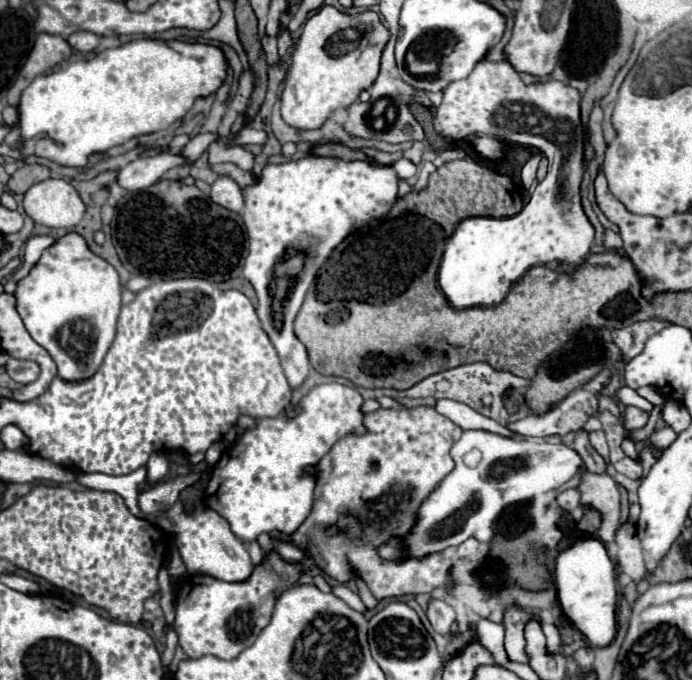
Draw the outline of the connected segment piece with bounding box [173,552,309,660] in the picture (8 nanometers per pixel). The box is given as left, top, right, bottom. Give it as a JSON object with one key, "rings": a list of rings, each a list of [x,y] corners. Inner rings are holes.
{"rings":[[[271,552],[269,556],[265,556],[265,562],[261,566],[255,566],[247,582],[229,584],[203,574],[191,576],[189,582],[177,592],[173,630],[179,636],[179,646],[189,658],[201,658],[207,654],[221,660],[237,658],[269,624],[279,594],[285,588],[293,586],[301,570],[307,566],[309,562],[287,564],[279,554]]]}

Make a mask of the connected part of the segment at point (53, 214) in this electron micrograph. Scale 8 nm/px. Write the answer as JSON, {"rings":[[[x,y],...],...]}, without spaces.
{"rings":[[[49,178],[25,192],[23,210],[47,228],[71,228],[83,218],[85,204],[69,182]]]}

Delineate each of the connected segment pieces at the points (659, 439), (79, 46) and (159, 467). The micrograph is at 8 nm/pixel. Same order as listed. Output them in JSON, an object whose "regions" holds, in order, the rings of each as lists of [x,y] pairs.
{"regions":[[[[661,428],[659,432],[653,432],[651,436],[649,436],[649,444],[651,444],[651,448],[653,448],[653,454],[655,456],[661,456],[661,452],[675,440],[675,432],[671,430],[671,428]]],[[[75,32],[67,38],[67,42],[77,52],[91,52],[99,46],[99,36],[93,34],[93,32]]],[[[153,454],[153,456],[149,456],[149,462],[147,462],[145,468],[147,468],[145,488],[151,488],[165,478],[165,474],[169,472],[169,462],[163,454]]]]}

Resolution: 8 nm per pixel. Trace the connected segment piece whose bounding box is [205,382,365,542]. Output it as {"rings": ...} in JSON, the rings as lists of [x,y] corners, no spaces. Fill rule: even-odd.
{"rings":[[[331,382],[321,384],[309,390],[309,394],[297,404],[299,414],[295,418],[287,418],[287,412],[281,412],[281,416],[275,418],[257,418],[255,428],[247,428],[243,436],[237,440],[235,446],[227,450],[227,454],[221,456],[221,460],[215,464],[209,482],[215,484],[215,490],[211,490],[205,498],[207,506],[213,508],[221,518],[225,518],[231,526],[231,532],[243,540],[253,542],[259,534],[279,530],[281,534],[291,536],[297,532],[297,528],[307,520],[313,508],[313,490],[315,490],[315,476],[307,474],[307,468],[313,468],[319,464],[319,460],[333,448],[333,444],[347,436],[347,434],[365,434],[363,426],[363,396],[345,384]]]}

